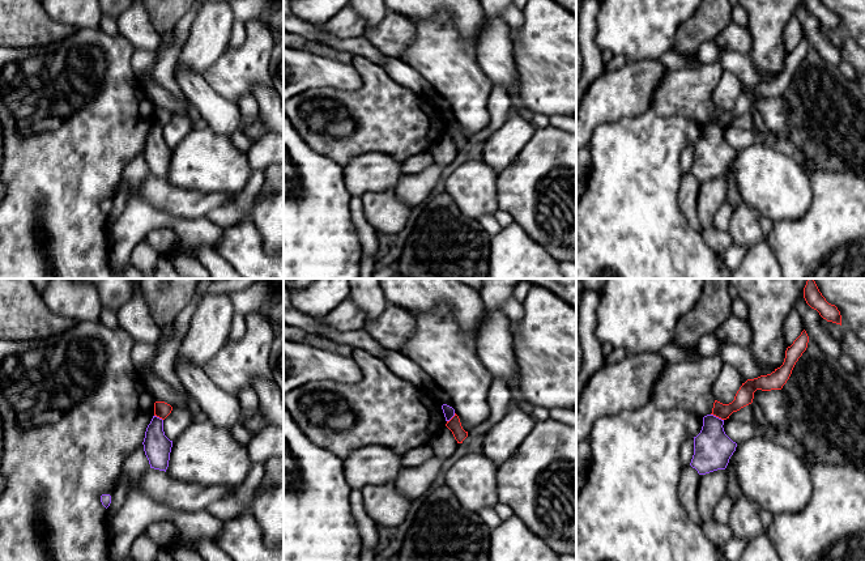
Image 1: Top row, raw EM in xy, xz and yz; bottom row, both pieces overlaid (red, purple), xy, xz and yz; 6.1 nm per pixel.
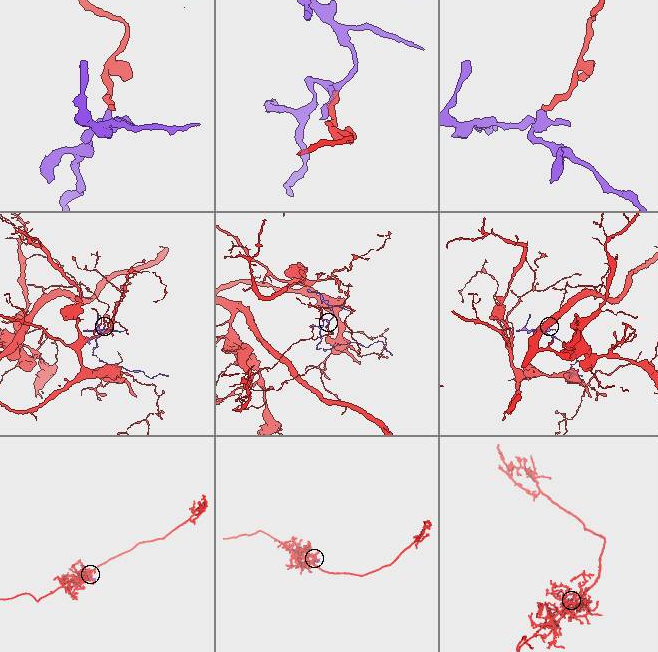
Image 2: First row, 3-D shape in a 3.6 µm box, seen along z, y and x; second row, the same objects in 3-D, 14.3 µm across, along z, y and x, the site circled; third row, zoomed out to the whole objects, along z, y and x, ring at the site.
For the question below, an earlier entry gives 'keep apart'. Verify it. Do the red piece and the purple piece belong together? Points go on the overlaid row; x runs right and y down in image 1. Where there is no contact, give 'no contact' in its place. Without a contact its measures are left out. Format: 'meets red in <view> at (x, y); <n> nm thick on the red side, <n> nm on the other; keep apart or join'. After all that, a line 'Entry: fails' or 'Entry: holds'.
meets red in yz at (718, 416); 110 nm thick on the red side, 240 nm on the other; keep apart
Entry: holds

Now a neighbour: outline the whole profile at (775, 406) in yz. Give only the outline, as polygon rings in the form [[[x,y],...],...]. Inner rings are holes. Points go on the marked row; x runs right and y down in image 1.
[[[757,390],[753,403],[762,409],[763,424],[774,430],[791,433],[789,399],[783,390]]]

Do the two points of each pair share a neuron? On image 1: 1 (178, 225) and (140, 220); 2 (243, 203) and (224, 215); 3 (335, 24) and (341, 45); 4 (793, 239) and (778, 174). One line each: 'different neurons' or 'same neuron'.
1: same neuron
2: same neuron
3: different neurons
4: different neurons

